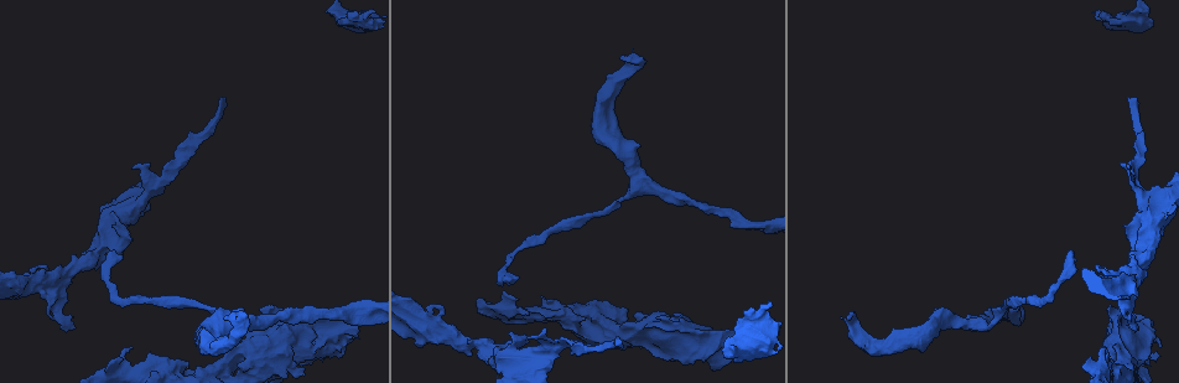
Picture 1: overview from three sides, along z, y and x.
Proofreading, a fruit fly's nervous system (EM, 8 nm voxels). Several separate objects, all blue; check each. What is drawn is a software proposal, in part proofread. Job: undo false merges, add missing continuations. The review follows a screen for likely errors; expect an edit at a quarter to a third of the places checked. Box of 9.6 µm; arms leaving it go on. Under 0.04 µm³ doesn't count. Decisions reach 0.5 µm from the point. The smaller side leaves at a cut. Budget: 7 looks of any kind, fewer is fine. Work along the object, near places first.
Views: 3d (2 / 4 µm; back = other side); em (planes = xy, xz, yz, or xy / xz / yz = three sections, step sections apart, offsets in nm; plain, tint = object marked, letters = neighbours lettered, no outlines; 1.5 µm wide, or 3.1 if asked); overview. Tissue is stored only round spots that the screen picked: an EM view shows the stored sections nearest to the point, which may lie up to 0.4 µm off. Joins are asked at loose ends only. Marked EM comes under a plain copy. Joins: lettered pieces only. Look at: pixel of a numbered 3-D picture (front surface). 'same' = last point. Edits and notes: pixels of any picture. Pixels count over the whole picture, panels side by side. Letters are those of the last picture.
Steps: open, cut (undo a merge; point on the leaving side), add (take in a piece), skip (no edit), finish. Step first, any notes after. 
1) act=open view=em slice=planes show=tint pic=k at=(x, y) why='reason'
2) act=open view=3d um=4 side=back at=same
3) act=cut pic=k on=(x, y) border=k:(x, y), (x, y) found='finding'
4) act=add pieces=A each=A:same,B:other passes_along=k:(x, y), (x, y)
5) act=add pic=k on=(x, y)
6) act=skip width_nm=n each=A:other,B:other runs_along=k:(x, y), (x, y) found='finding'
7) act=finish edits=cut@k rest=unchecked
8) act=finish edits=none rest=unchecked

act=open view=em slice=planes show=letters pic=1 at=(1129, 280)

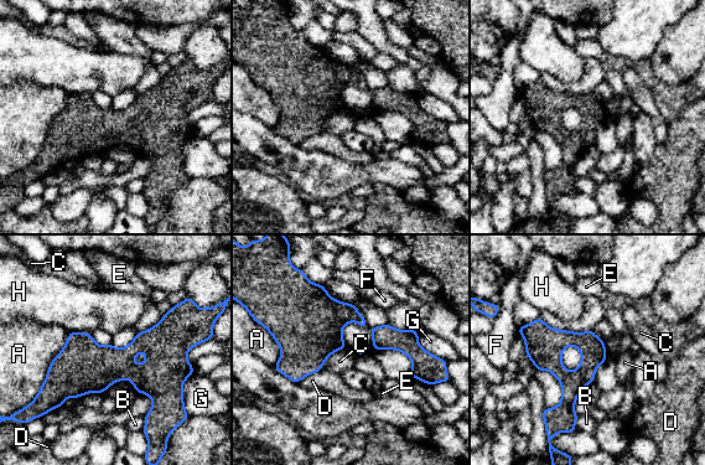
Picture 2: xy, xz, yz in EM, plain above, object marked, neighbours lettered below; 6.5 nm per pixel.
act=skip each=A:other,B:other,C:other,D:other,E:other,F:other,G:other,H:other runs_along=2:(186, 342), (141, 342), (114, 365), (47, 386) found='one neuron here'

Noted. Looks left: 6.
act=open view=em slice=planes show=letters pic=1 at=(122, 254) why='thin end'

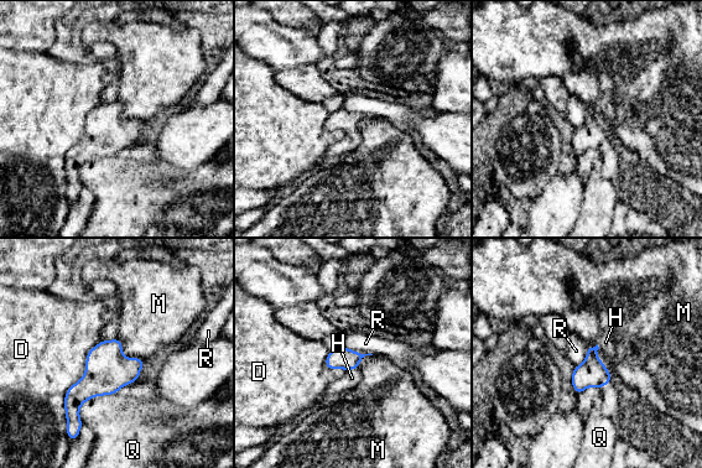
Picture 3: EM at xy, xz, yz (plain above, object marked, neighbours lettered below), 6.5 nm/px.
act=add pieces=H each=D:other,H:same,M:other,Q:other,R:other passes_along=3:(342, 357), (350, 369), (352, 378) found='the neuron continues'

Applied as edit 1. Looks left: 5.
act=open view=3d um=2 pic=1 at=(223, 317) why='an open end'

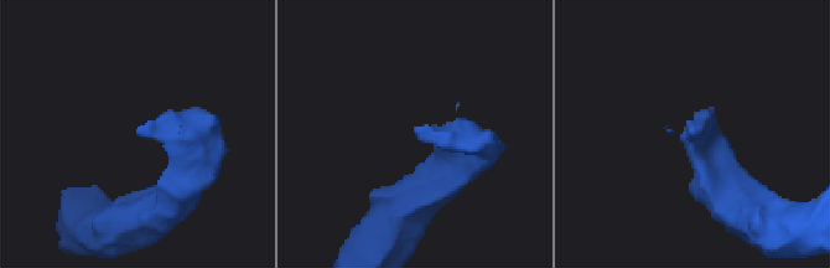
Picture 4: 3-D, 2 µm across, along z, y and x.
act=open view=em slice=planes show=letters pic=4 at=(420, 129) why='now the EM'

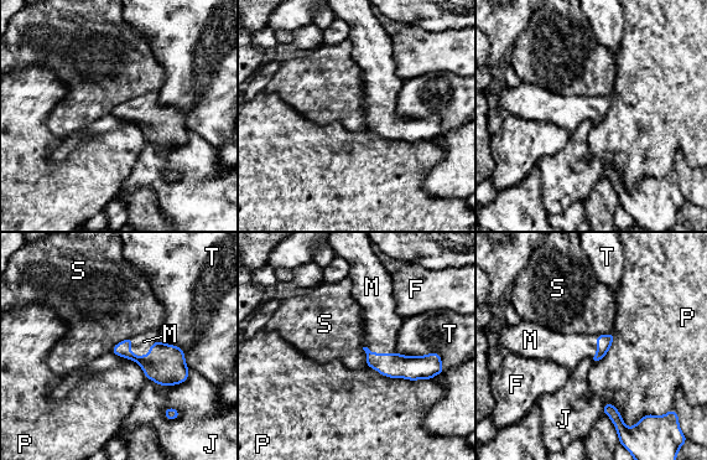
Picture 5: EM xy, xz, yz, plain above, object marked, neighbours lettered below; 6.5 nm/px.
act=add pieces=M each=F:other,J:other,M:same,P:other,S:other,T:other passes_along=5:(165, 363), (145, 356), (144, 341) found='it goes on there'

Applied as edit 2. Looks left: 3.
act=finish edits=add@3,add@5 rest=unchecked

